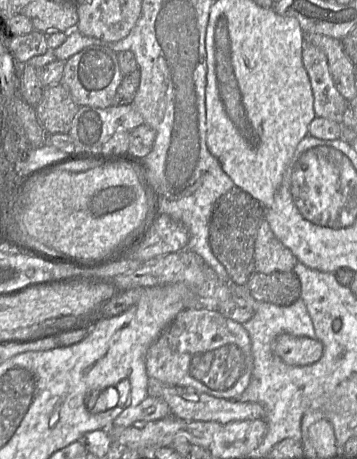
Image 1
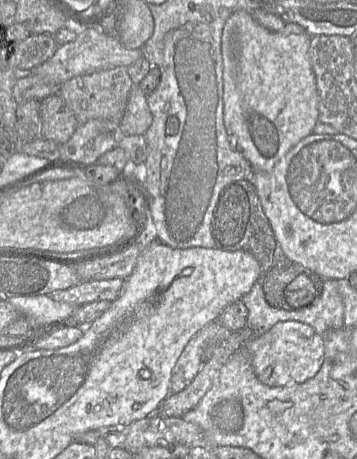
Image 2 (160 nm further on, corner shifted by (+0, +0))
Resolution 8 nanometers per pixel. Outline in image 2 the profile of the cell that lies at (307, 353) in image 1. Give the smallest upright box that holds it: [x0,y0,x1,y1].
[245,322,324,387]

